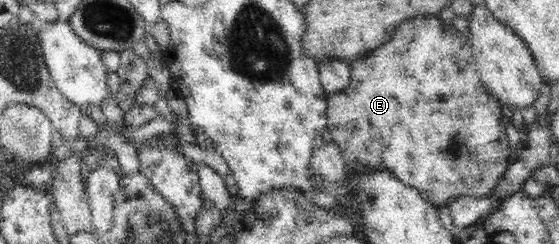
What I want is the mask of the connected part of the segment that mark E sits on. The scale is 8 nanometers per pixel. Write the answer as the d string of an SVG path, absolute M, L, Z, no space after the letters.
M417 16L416 19L404 20L404 23L398 26L394 35L387 42L368 53L364 53L364 55L354 57L349 62L349 66L348 85L342 91L327 96L327 130L333 141L339 146L348 167L383 168L384 171L390 171L402 183L420 192L422 198L436 209L442 206L448 207L448 203L454 202L455 199L482 199L492 195L496 187L499 186L499 181L506 173L506 169L510 167L514 155L510 148L508 149L508 141L506 141L507 120L502 114L502 106L496 98L488 93L486 86L482 83L467 36L460 35L451 25L446 25L439 16Z

